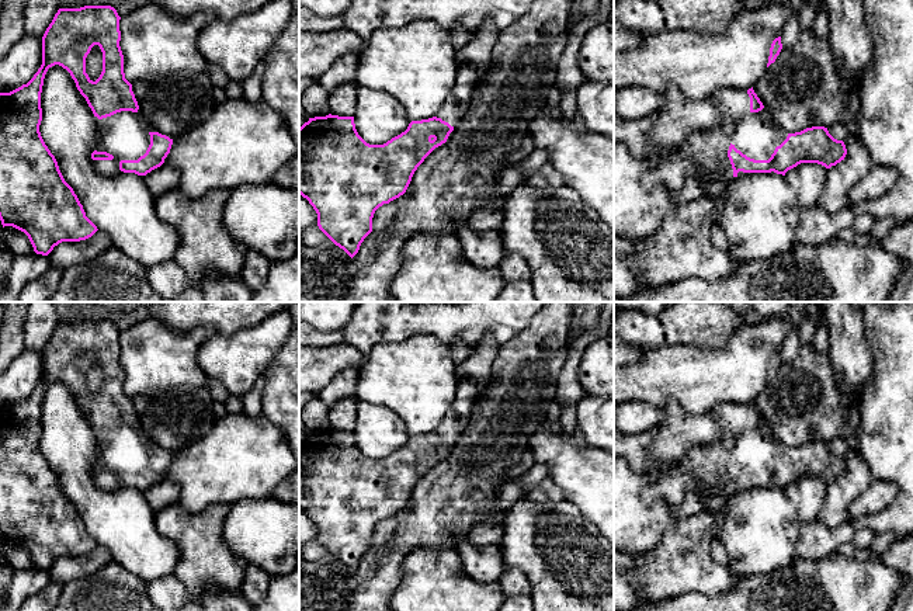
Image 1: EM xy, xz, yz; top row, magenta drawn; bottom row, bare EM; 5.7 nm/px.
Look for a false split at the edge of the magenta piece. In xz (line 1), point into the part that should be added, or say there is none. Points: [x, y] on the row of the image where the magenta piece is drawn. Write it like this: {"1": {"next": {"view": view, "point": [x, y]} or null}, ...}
{"1": {"next": null}}

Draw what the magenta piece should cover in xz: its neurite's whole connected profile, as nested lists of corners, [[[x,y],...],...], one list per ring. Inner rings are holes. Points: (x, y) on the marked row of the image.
[[[329,114],[309,118],[299,128],[299,194],[316,211],[319,229],[353,258],[364,239],[372,232],[375,211],[406,192],[417,167],[435,147],[447,142],[452,131],[454,126],[448,122],[433,117],[412,121],[405,132],[383,145],[369,145],[358,135],[354,117]]]

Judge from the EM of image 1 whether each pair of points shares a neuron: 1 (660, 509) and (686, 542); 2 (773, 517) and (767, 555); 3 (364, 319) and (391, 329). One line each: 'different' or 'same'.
1: different
2: same
3: same

